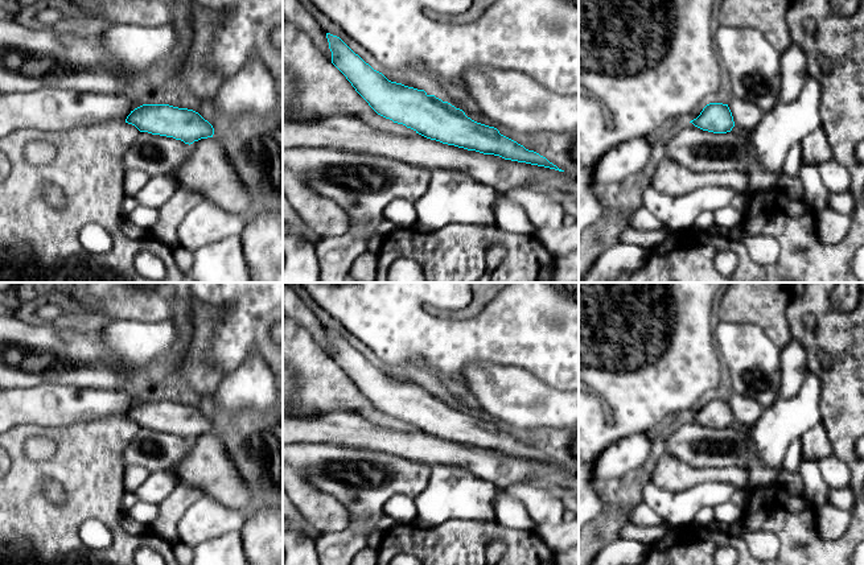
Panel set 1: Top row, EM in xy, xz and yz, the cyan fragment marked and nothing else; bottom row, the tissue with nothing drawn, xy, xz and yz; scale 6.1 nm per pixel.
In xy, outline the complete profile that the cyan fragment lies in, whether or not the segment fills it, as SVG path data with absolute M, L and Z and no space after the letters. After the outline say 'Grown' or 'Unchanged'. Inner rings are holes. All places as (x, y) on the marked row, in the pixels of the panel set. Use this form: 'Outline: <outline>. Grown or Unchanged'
Outline: M52 87L0 94L0 137L20 128L66 131L107 120L128 123L140 132L173 137L189 145L214 135L213 125L193 110L141 104L126 95Z. Grown

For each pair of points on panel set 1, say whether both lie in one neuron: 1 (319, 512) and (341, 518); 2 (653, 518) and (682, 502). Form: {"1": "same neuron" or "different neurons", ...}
{"1": "same neuron", "2": "different neurons"}

